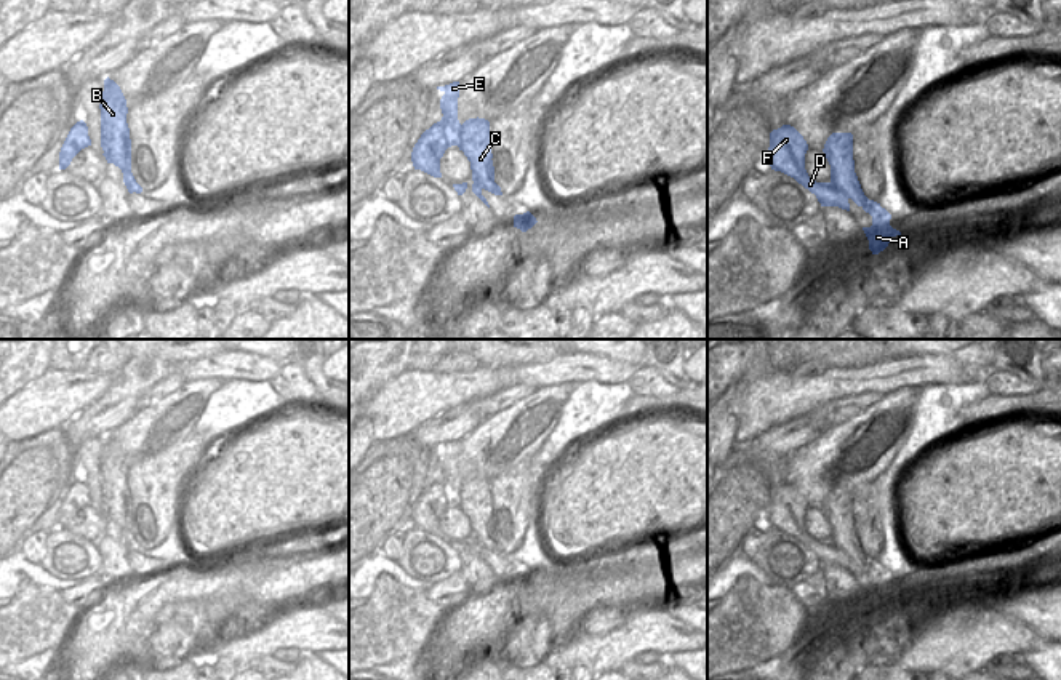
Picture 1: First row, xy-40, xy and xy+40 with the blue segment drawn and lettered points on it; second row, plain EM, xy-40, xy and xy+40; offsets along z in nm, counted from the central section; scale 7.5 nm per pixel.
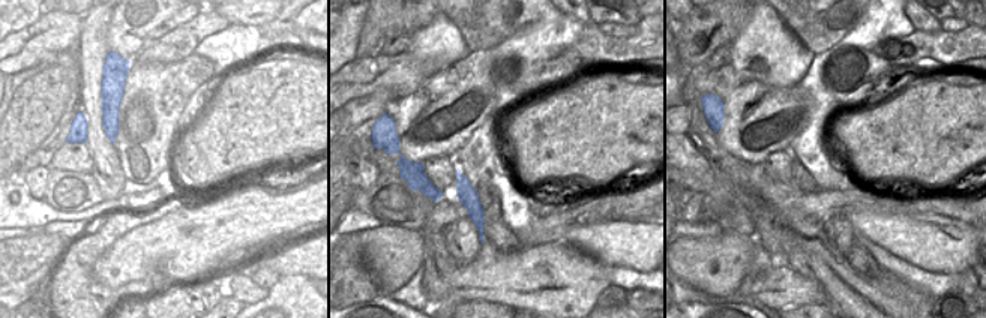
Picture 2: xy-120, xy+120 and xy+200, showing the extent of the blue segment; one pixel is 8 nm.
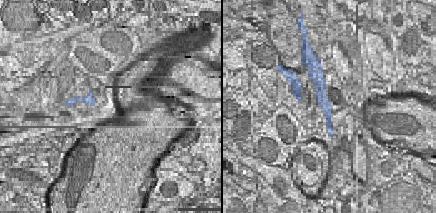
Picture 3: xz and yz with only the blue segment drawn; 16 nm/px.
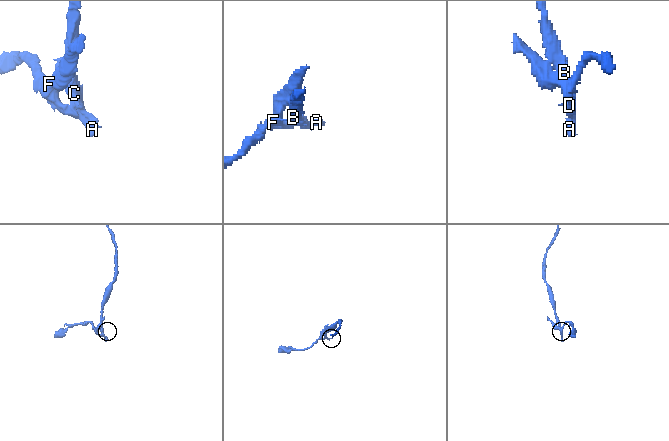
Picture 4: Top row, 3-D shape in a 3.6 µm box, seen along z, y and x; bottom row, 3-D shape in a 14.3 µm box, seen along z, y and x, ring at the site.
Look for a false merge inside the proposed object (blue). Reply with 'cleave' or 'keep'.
cleave

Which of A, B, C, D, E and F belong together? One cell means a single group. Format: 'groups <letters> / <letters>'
groups A B C / D E F

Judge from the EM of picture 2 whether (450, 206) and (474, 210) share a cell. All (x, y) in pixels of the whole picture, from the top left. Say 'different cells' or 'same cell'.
different cells

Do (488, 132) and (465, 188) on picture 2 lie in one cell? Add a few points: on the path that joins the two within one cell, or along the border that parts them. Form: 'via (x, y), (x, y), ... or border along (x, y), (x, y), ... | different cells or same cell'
border along (458, 167), (474, 189) | different cells

